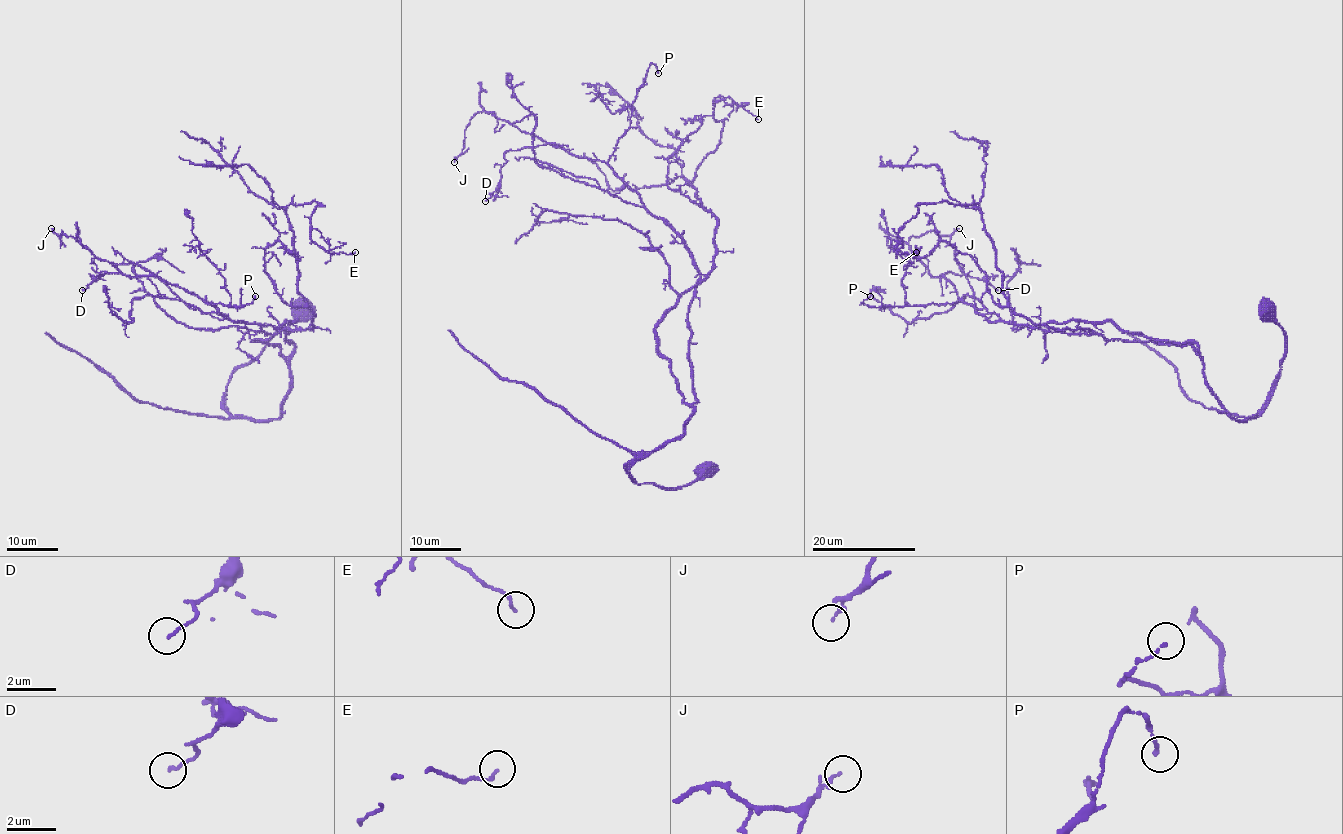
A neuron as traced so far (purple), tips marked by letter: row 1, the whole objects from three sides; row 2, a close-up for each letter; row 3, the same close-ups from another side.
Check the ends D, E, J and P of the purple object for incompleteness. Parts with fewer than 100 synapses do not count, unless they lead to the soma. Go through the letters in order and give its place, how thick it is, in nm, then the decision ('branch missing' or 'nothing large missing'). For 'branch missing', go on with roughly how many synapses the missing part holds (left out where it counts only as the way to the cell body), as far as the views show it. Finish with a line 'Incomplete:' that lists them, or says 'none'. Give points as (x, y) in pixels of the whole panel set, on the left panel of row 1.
D: (82, 290) | 100 nm | nothing large missing
E: (355, 252) | 100 nm | nothing large missing
J: (51, 228) | 90 nm | nothing large missing
P: (255, 296) | 110 nm | nothing large missing
Incomplete: none

